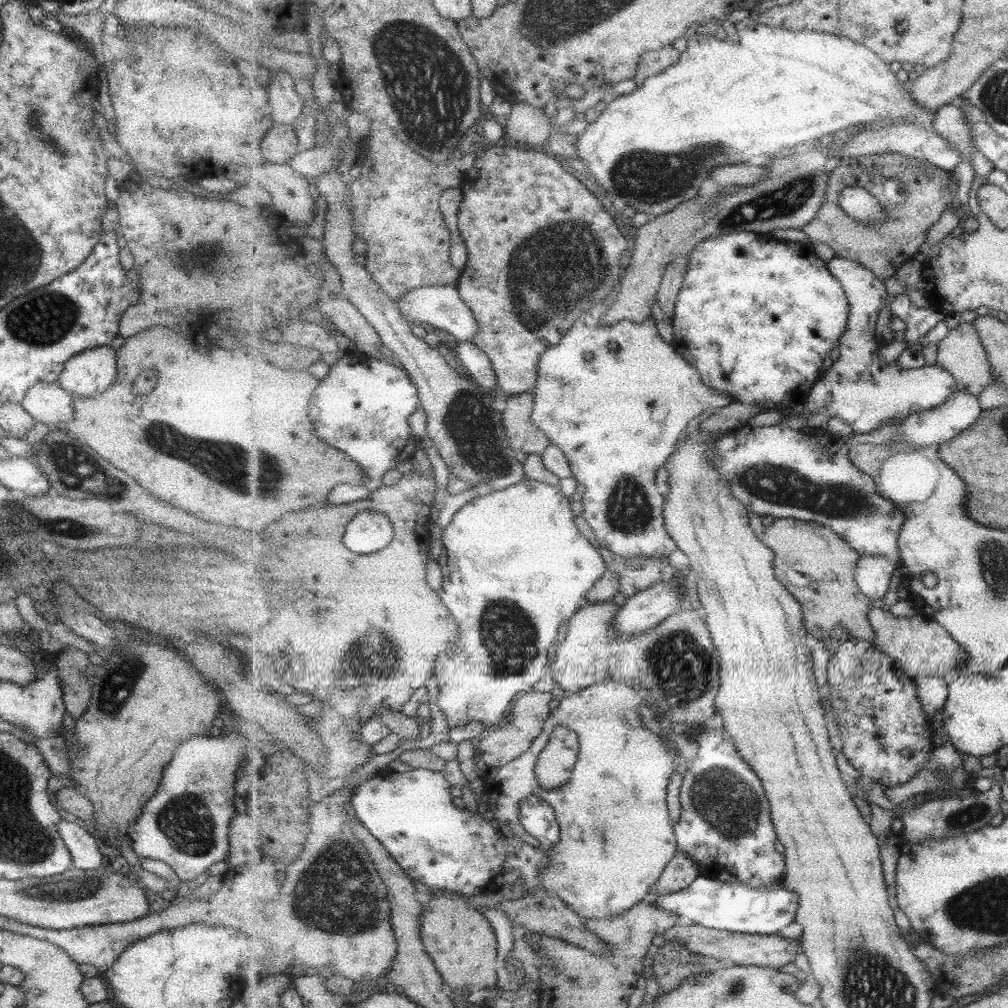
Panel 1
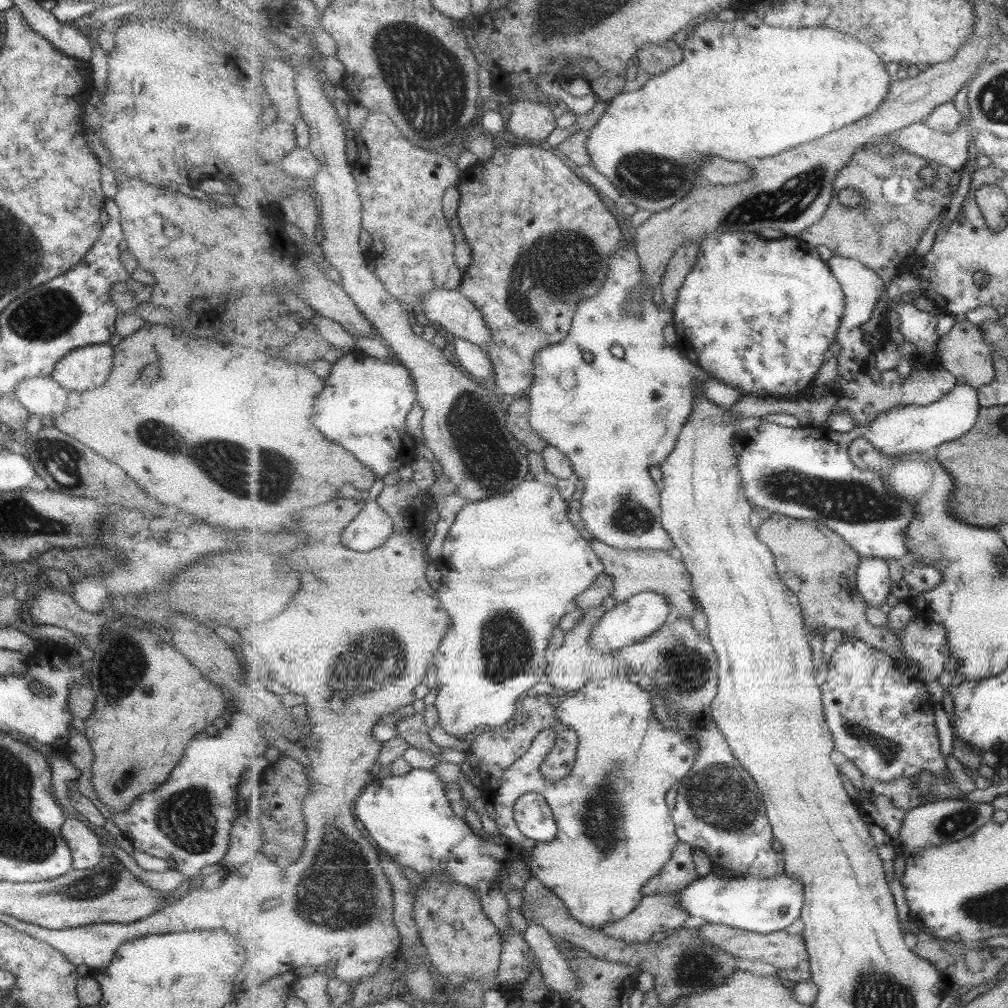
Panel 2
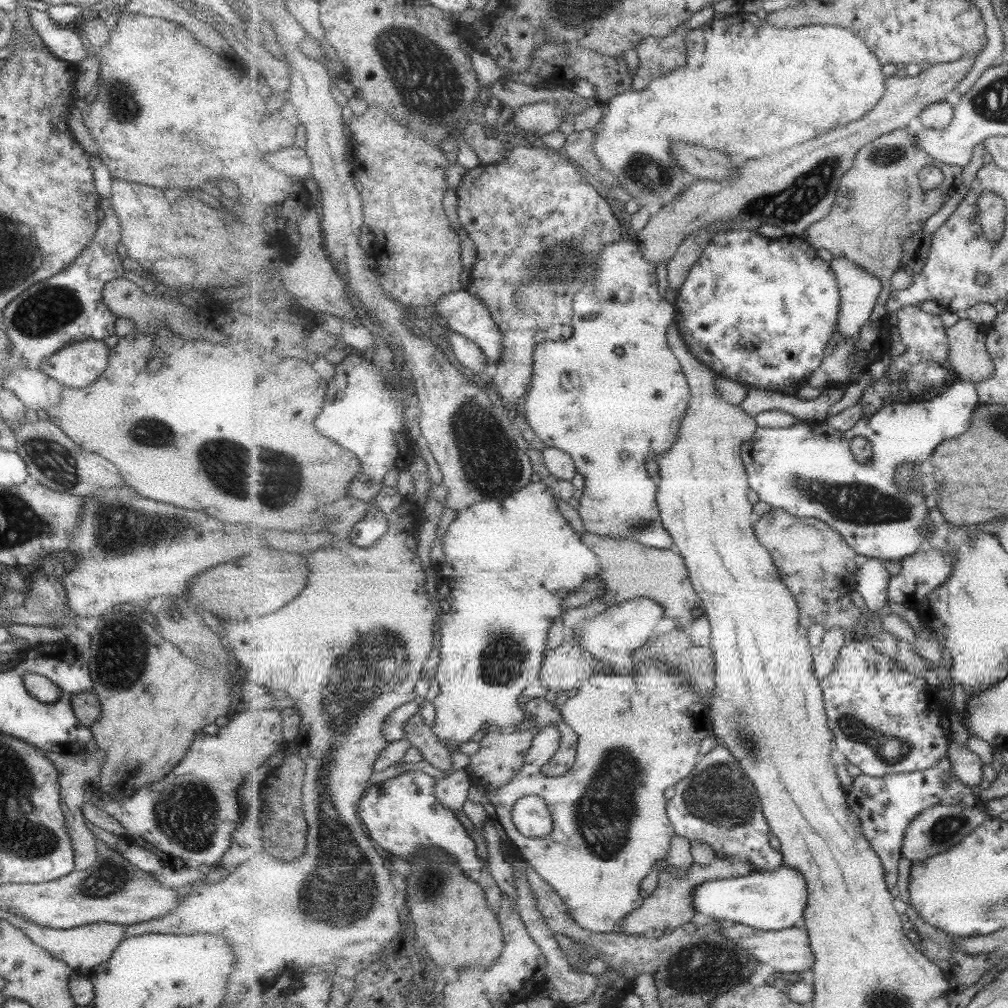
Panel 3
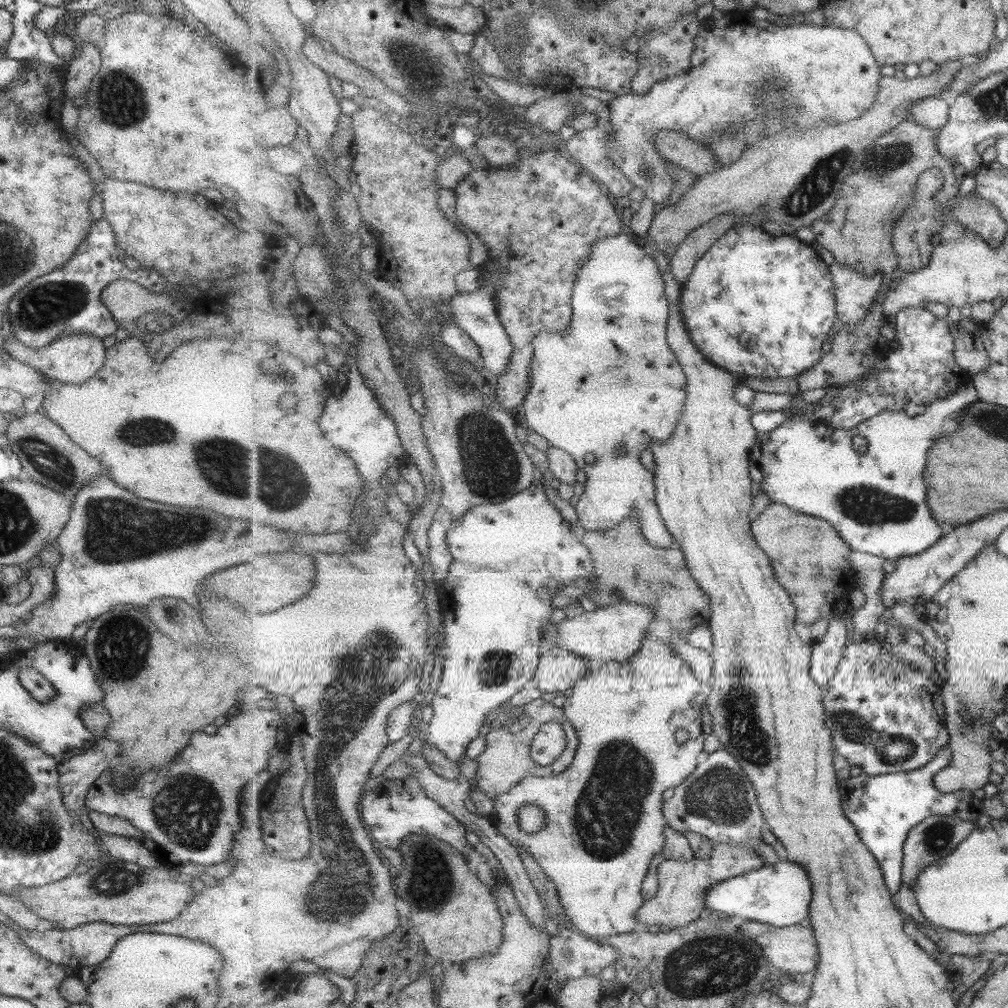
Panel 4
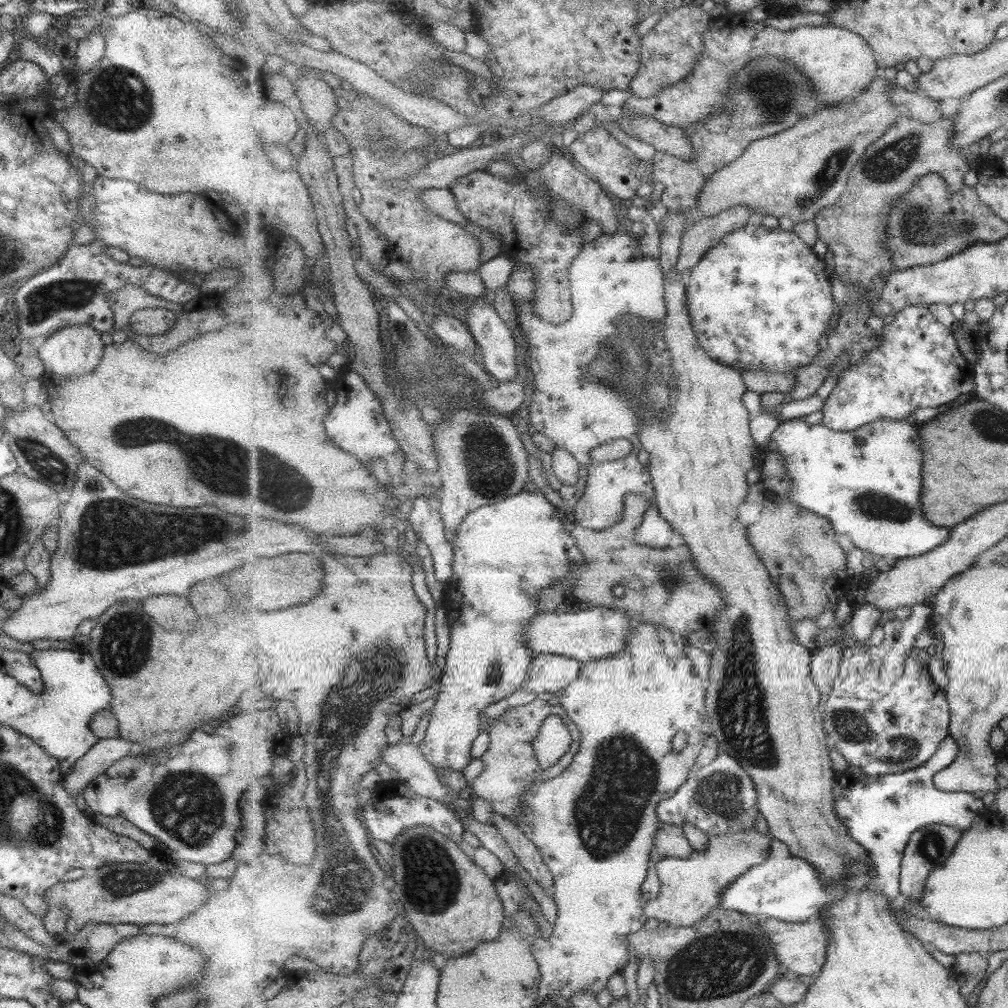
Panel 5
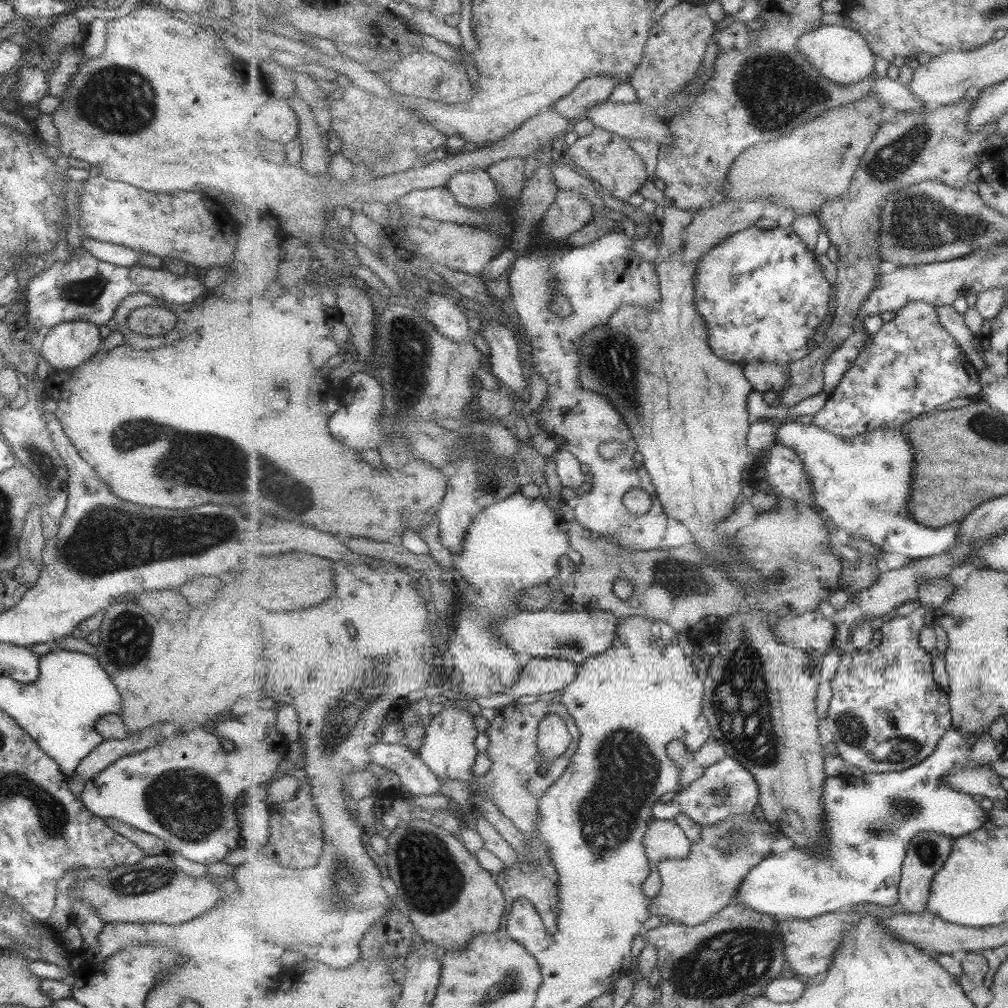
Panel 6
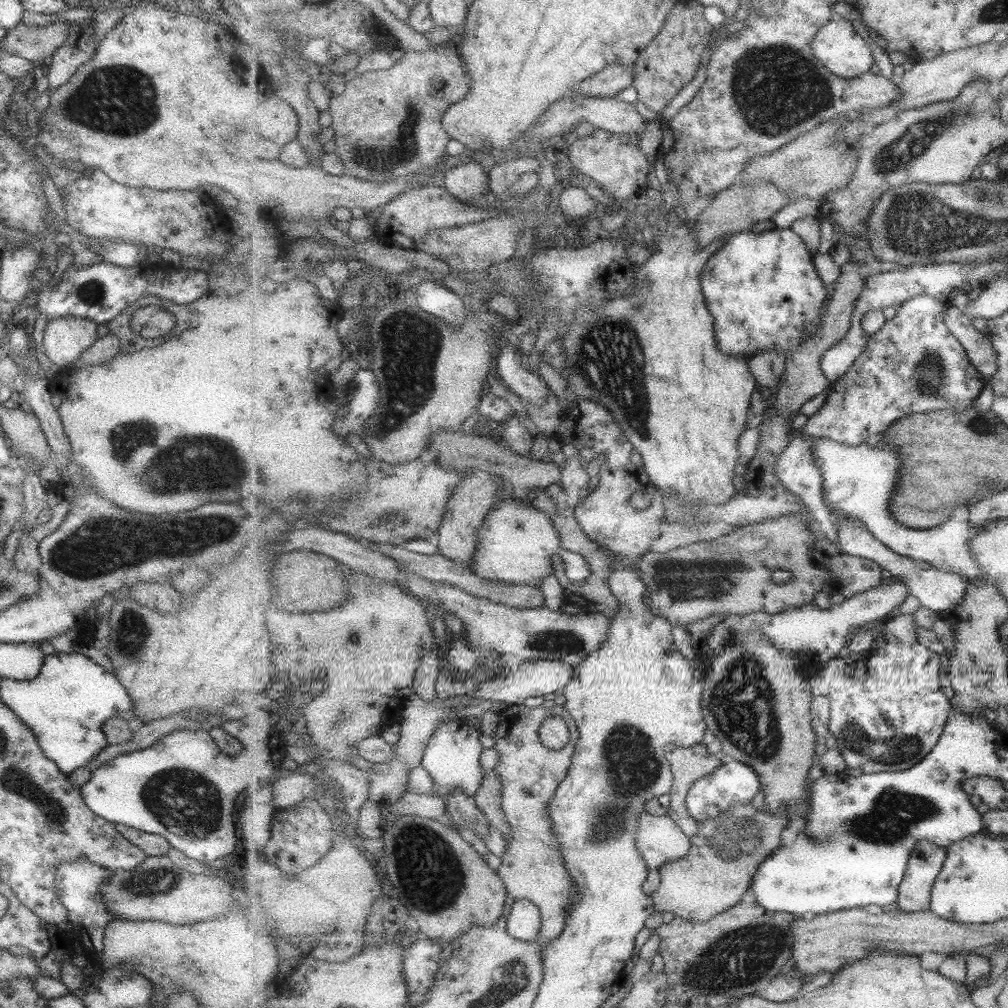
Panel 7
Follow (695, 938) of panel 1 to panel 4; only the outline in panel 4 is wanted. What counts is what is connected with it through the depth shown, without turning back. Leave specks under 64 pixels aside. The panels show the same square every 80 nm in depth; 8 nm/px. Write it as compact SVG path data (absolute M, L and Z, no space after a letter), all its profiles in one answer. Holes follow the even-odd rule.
M745 920L744 924L740 926L740 930L747 934L747 938L755 940L755 943L763 949L763 955L765 955L767 961L773 967L782 971L788 971L789 974L795 977L817 970L817 966L821 962L819 943L817 943L812 926L803 927L797 924L791 926L773 926L766 922Z

